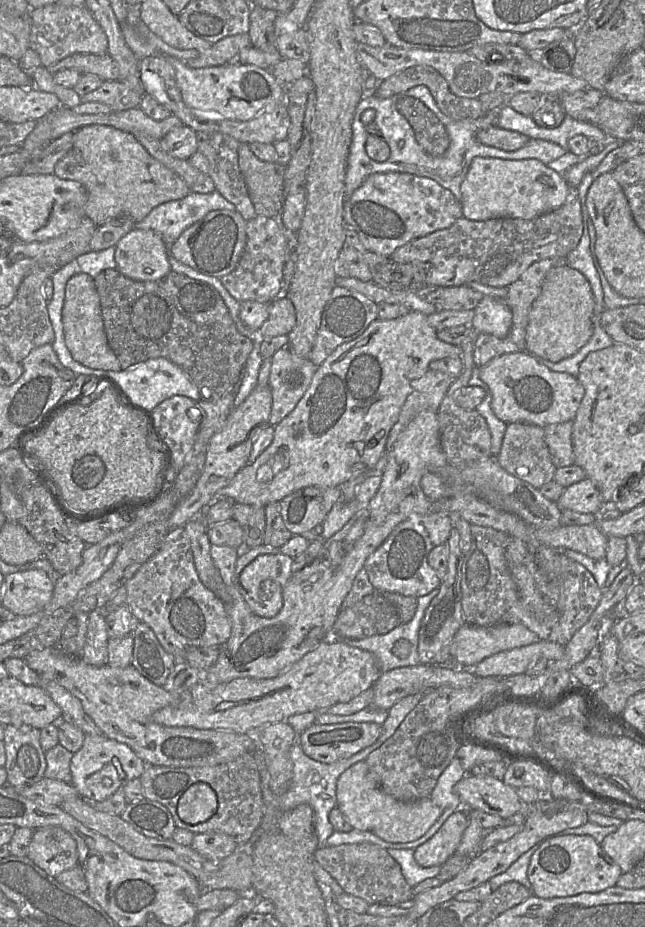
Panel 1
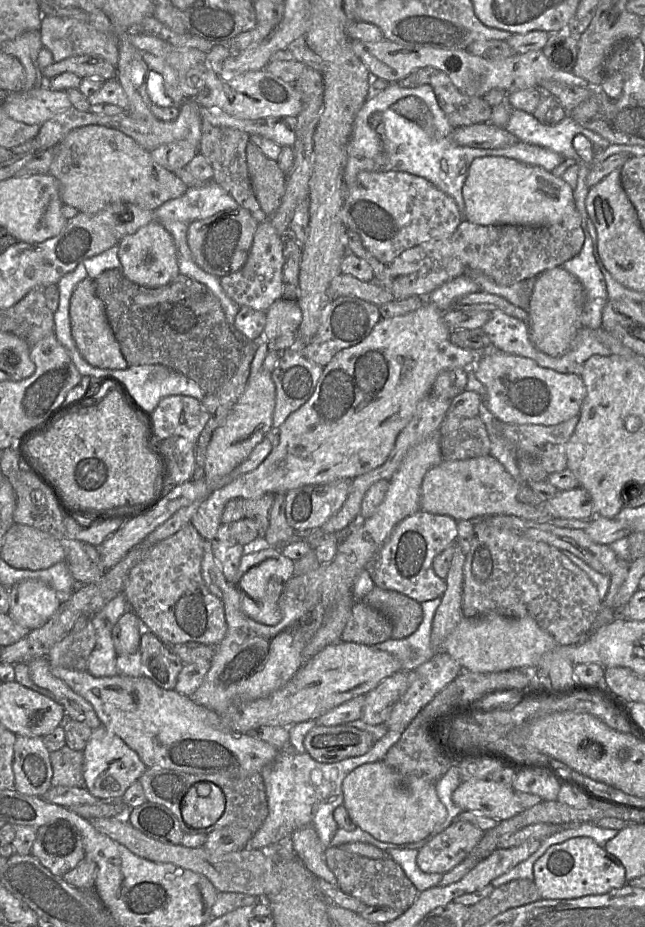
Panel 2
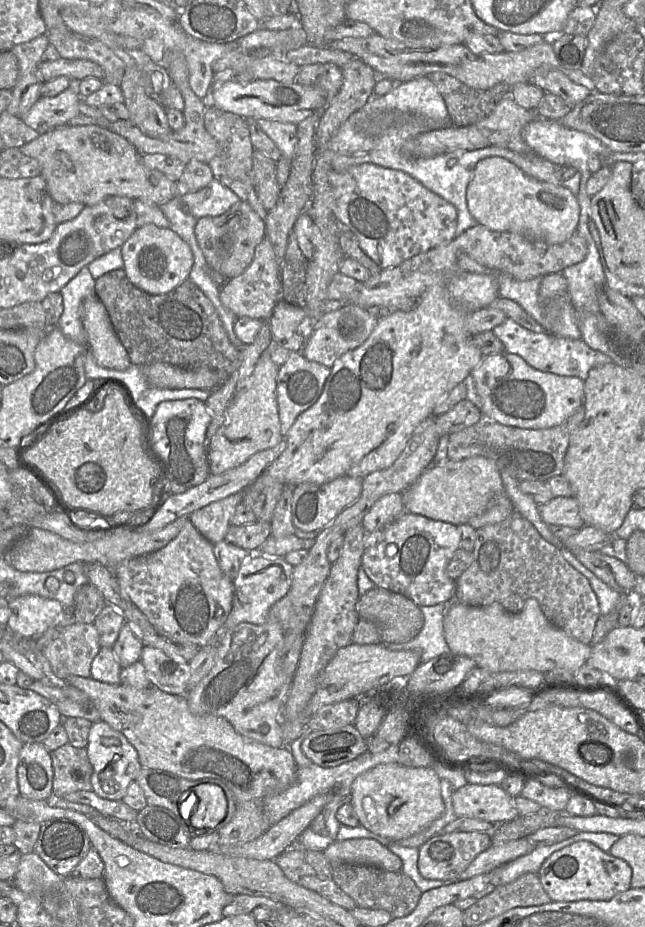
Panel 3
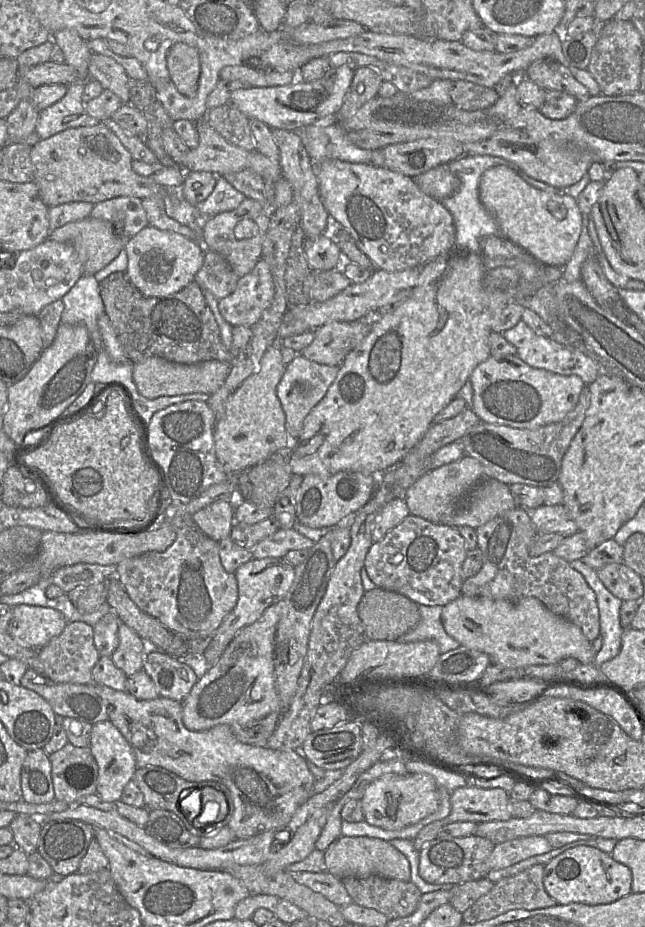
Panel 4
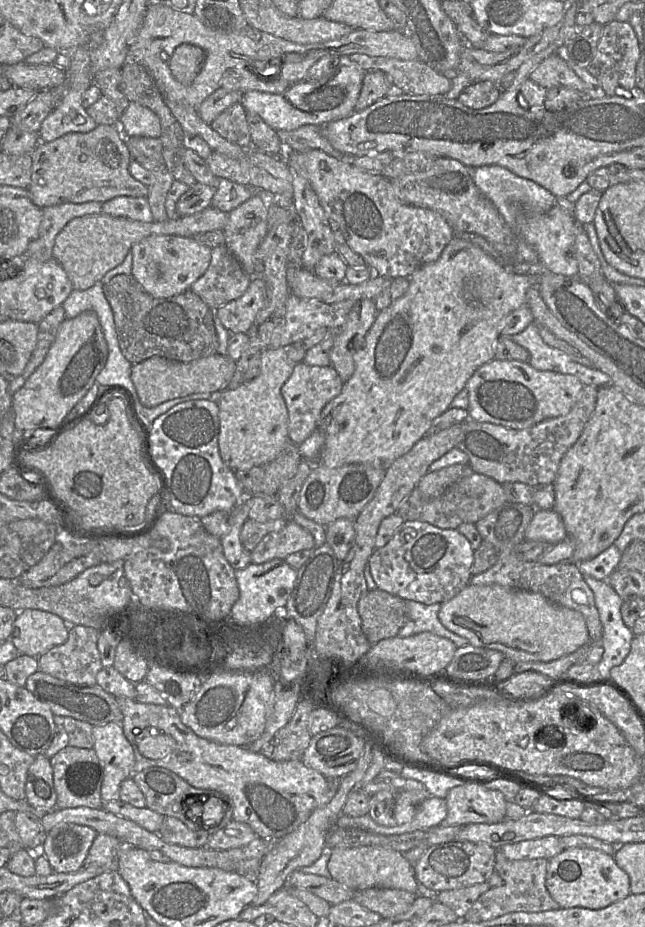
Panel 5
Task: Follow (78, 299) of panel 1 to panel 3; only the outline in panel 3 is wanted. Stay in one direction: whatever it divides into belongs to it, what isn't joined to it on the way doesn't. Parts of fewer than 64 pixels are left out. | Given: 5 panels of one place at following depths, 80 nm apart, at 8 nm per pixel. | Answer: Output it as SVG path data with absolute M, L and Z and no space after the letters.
M96 294L82 302L82 324L87 336L87 348L103 368L126 370L131 361L110 321L105 306Z

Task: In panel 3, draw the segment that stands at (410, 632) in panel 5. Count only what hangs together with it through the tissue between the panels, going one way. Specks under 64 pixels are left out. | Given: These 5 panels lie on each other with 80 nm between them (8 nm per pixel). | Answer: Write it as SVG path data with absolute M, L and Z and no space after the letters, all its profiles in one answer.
M448 604L420 607L424 624L420 632L410 641L384 644L390 650L419 651L421 663L449 652L444 636L443 620Z

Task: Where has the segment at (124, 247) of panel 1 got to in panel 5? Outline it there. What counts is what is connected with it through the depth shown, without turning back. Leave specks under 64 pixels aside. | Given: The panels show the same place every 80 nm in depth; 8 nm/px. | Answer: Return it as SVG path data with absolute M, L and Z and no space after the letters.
M151 235L131 247L131 275L153 297L176 296L190 289L206 272L211 261L211 250L209 246L198 243L190 237Z

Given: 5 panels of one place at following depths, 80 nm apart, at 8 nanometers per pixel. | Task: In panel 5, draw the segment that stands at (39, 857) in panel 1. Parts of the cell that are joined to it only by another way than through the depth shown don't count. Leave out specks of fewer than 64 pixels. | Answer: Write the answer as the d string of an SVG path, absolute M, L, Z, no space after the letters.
M60 823L46 833L41 853L46 856L54 872L77 872L83 868L89 849L97 835L96 830L86 825Z

